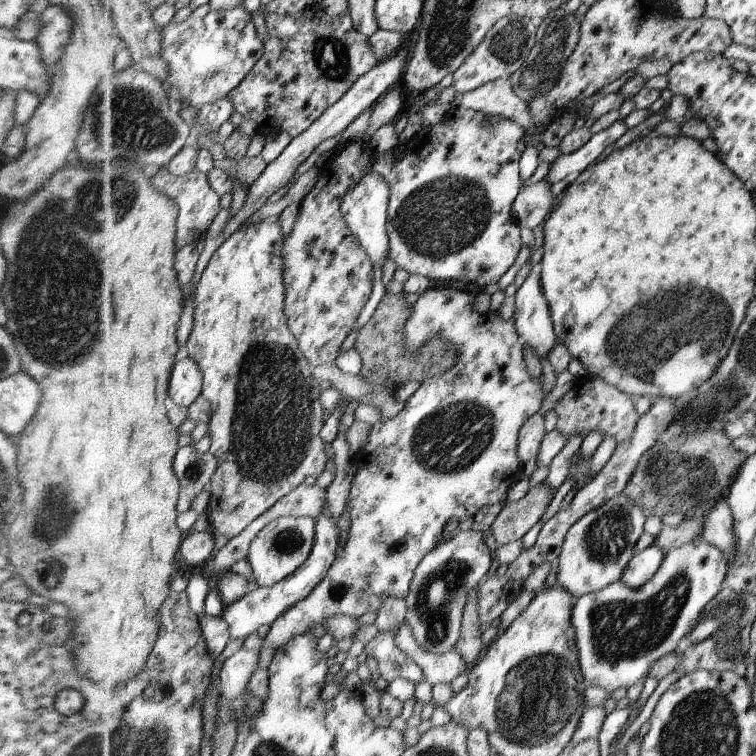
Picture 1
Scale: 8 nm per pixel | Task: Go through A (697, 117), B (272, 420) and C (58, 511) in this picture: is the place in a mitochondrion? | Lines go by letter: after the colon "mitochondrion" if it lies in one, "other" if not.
A: other
B: mitochondrion
C: mitochondrion

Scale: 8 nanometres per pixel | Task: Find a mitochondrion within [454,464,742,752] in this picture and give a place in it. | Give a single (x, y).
(536, 699)

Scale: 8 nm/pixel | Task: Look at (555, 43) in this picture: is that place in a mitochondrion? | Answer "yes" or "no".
yes

